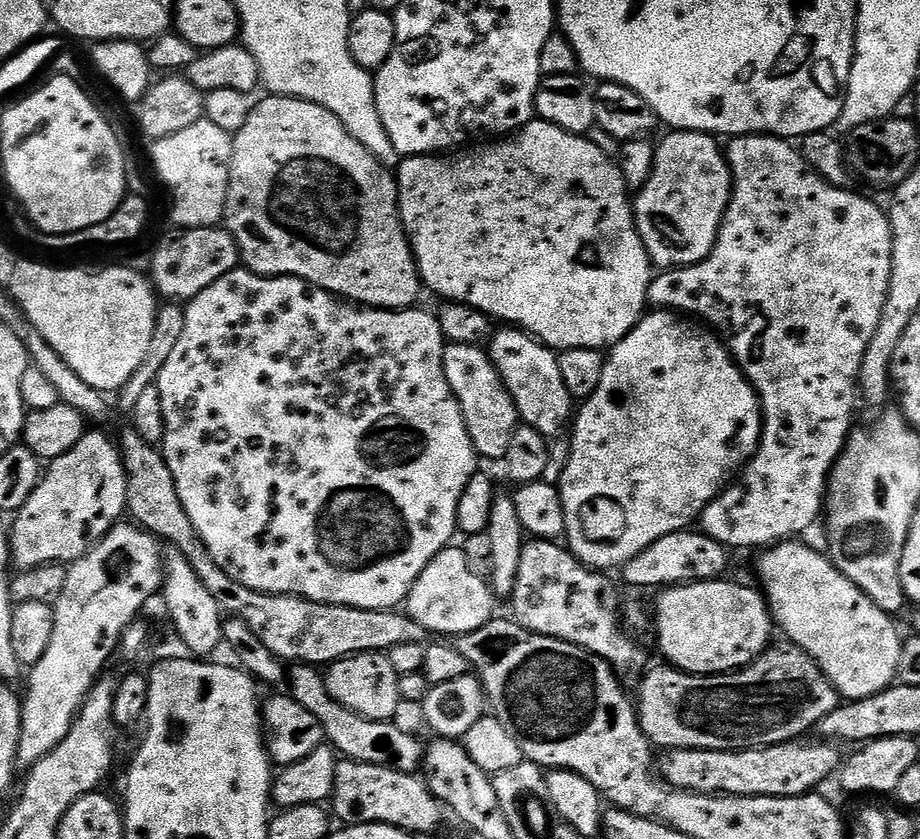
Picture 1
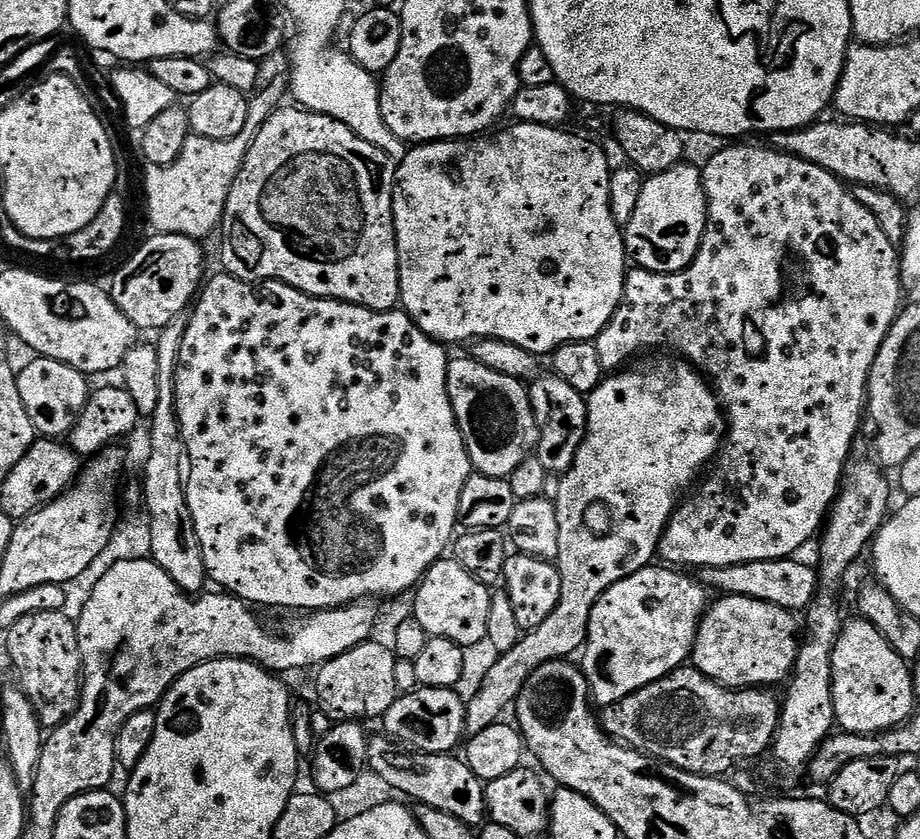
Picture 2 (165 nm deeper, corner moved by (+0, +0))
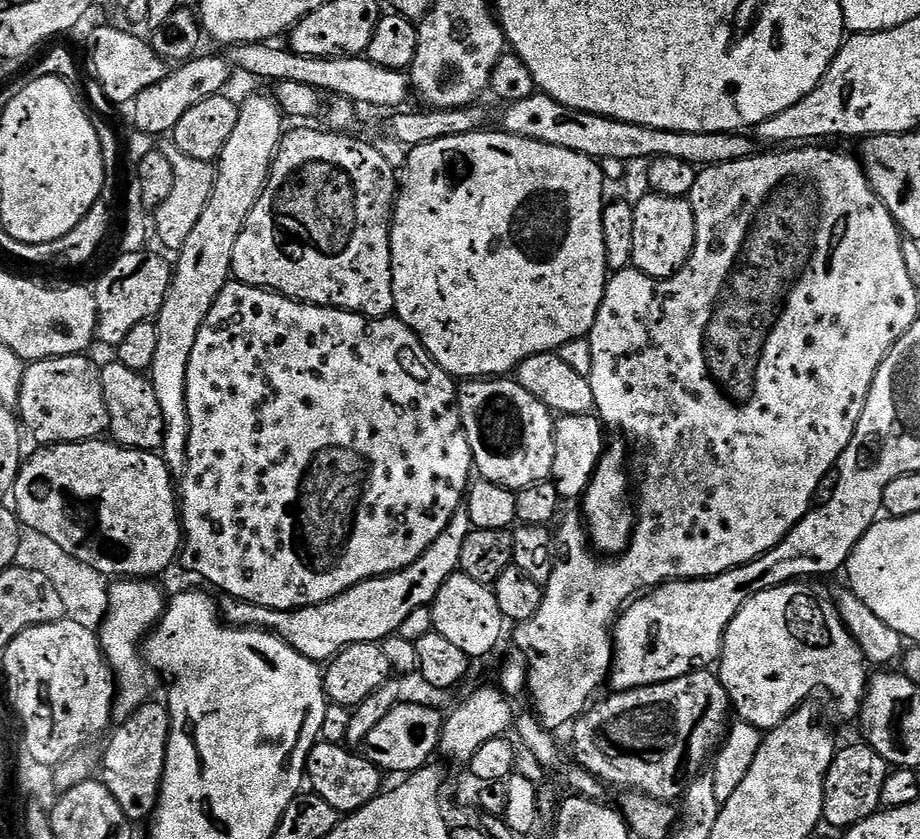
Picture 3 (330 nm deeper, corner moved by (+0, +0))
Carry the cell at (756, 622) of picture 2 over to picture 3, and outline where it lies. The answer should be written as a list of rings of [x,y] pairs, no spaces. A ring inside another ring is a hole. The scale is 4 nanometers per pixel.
[[[793,582],[790,584],[780,584],[777,588],[771,588],[770,590],[762,590],[756,592],[751,598],[749,598],[742,607],[738,610],[738,614],[728,624],[728,629],[724,635],[724,649],[720,652],[720,659],[718,661],[718,675],[722,686],[728,691],[728,698],[731,707],[734,709],[741,721],[746,724],[752,724],[755,728],[761,730],[771,730],[777,728],[785,718],[787,718],[791,712],[796,711],[805,703],[804,700],[811,694],[815,688],[825,688],[830,695],[836,699],[836,708],[844,716],[856,716],[861,715],[864,699],[868,693],[870,685],[870,669],[869,661],[866,659],[863,649],[860,648],[860,643],[852,636],[852,632],[849,630],[844,619],[840,616],[840,609],[834,596],[831,596],[826,589],[823,588],[823,583],[820,582]]]

